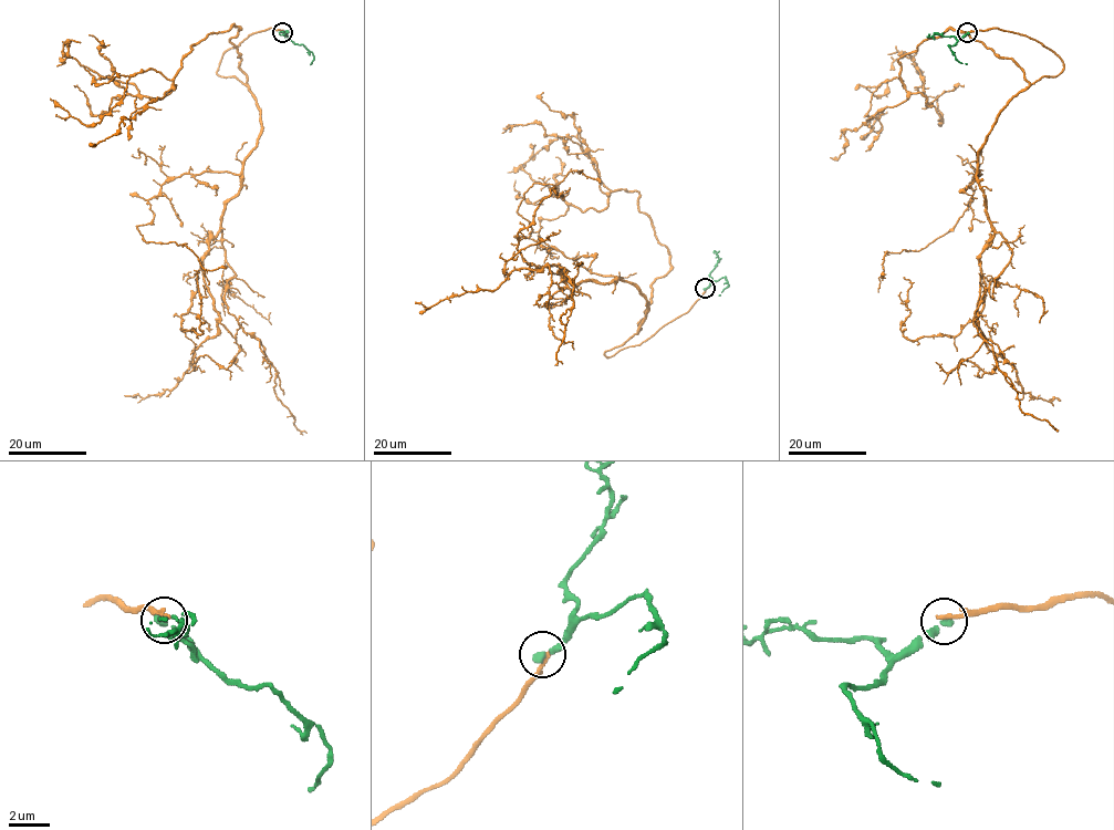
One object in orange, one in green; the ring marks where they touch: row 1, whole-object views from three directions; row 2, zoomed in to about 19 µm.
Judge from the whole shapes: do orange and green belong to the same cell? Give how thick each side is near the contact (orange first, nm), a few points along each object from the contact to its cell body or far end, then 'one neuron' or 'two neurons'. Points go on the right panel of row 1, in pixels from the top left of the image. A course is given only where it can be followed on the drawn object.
240/320 nm | orange via (967, 32), (1026, 34), (1063, 65), (1011, 100), (980, 152), (1012, 255), (972, 323), (1020, 408), (1054, 429) | green via (967, 32), (949, 45), (955, 58), (967, 63) | two neurons

